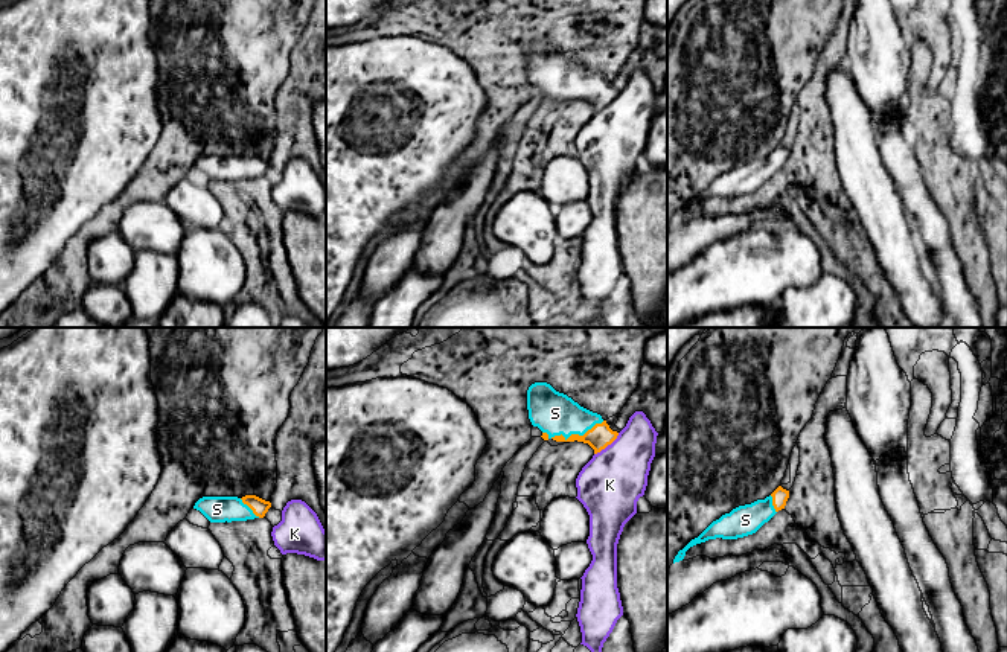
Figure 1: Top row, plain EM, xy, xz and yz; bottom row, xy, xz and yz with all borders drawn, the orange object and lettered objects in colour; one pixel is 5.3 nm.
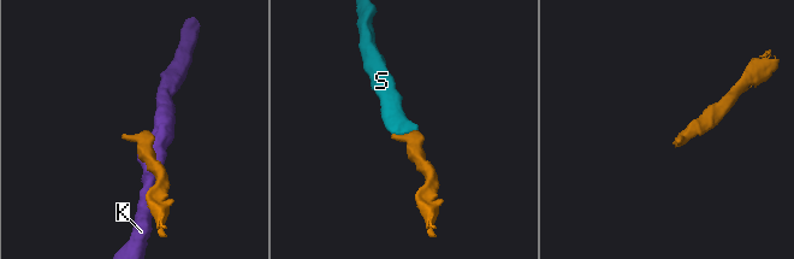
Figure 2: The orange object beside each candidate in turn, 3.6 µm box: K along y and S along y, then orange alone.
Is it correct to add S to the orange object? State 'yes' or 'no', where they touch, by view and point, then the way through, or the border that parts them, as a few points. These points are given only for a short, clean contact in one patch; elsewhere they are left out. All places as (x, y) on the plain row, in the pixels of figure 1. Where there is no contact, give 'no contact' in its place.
yes | xz (573, 93) | across xz (601, 93), (573, 93), (555, 72)

